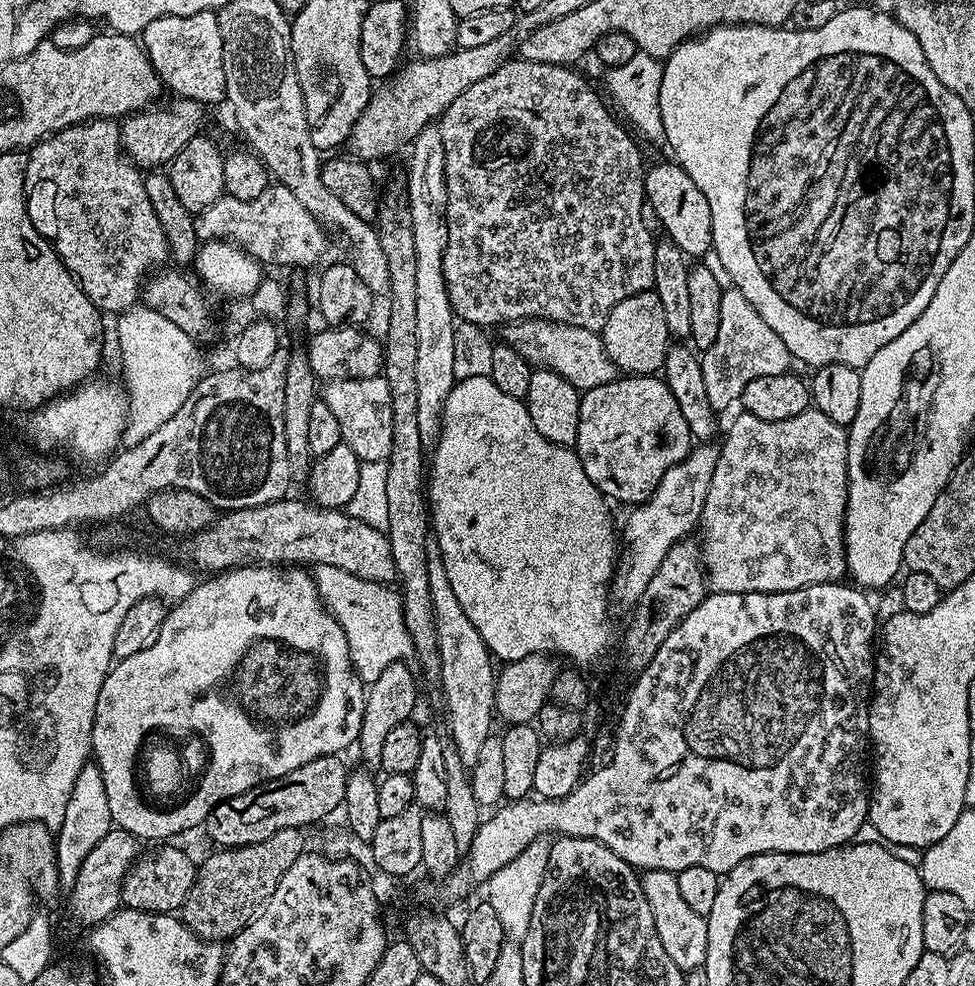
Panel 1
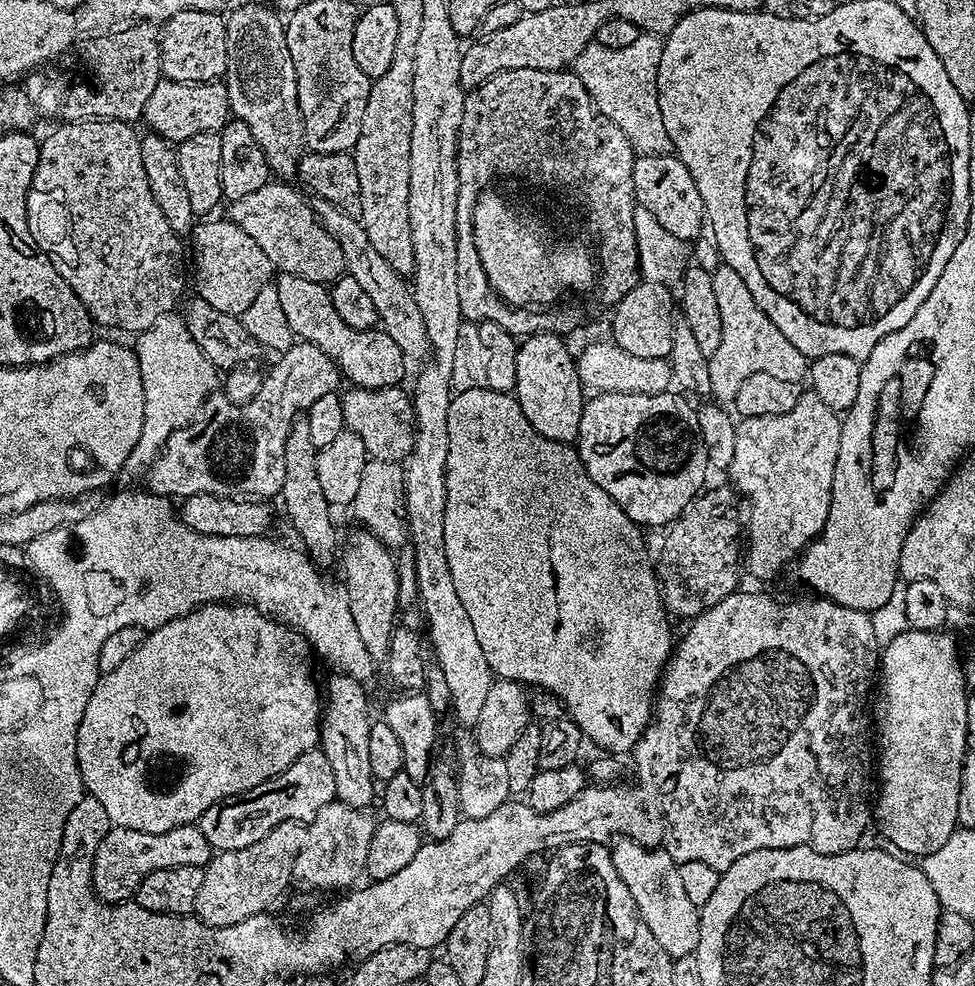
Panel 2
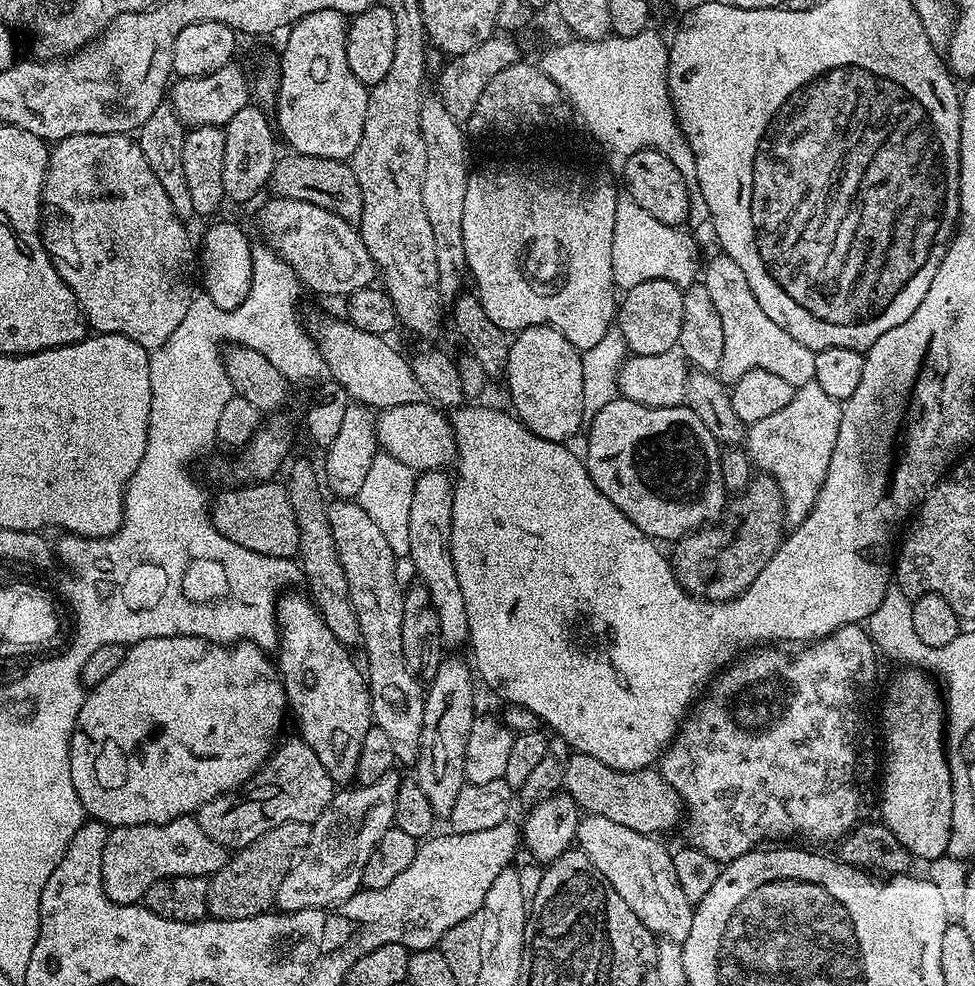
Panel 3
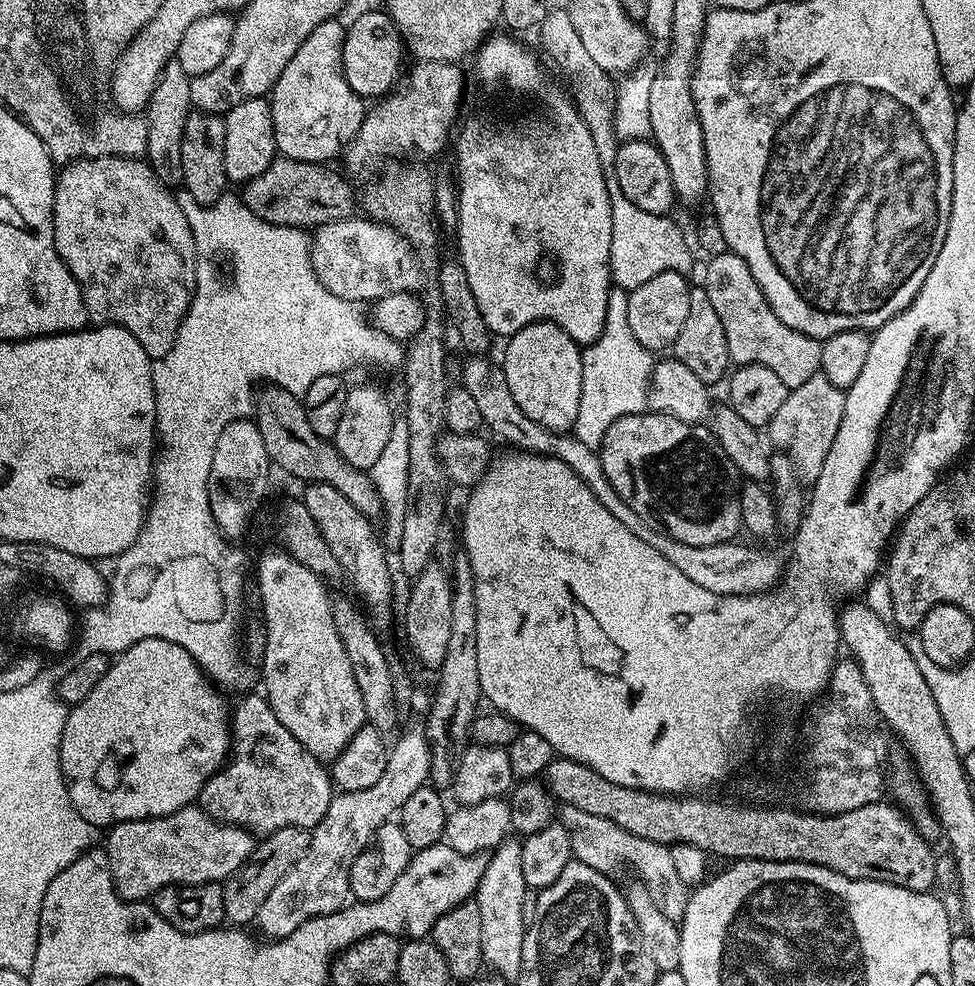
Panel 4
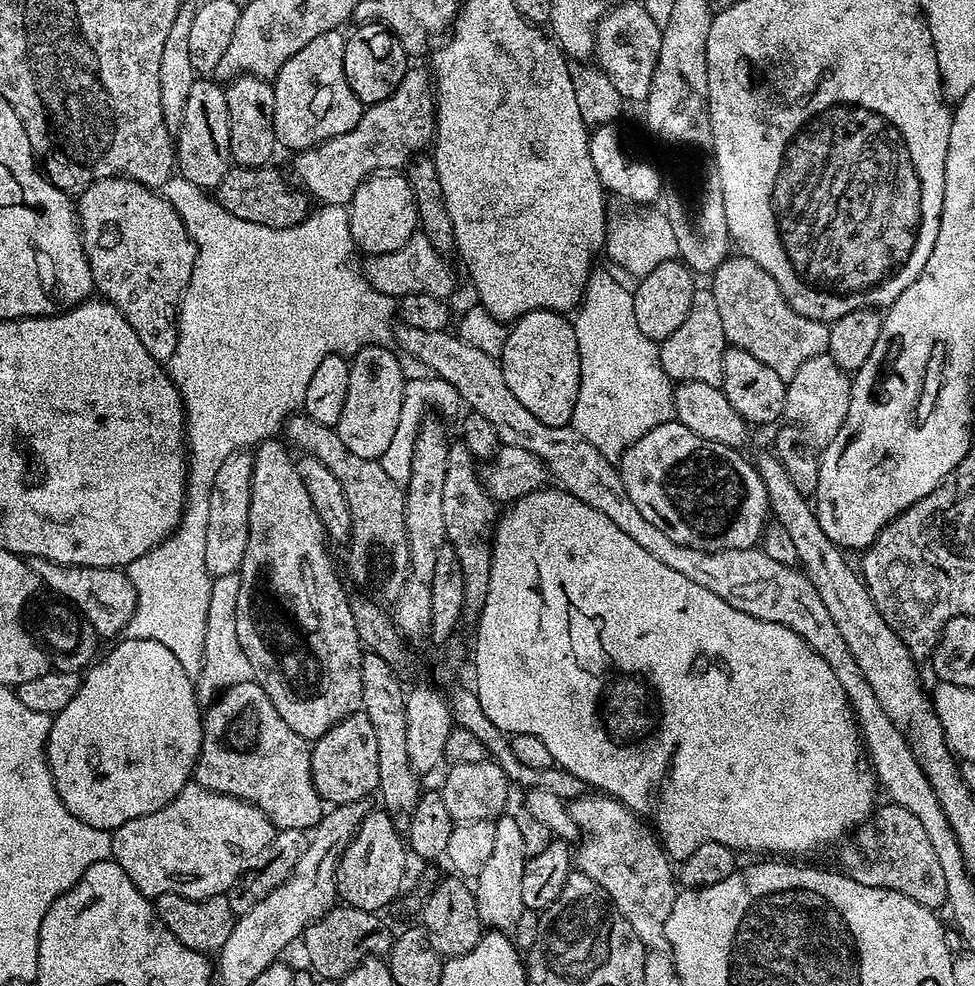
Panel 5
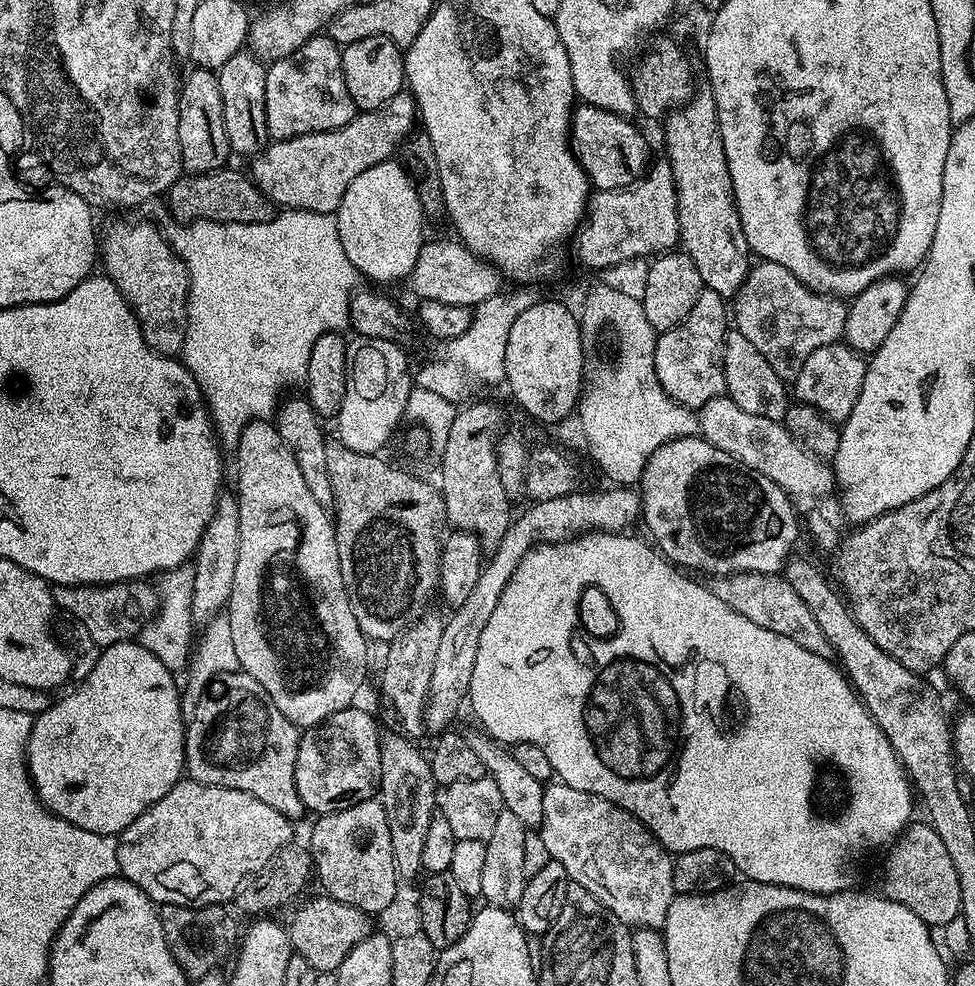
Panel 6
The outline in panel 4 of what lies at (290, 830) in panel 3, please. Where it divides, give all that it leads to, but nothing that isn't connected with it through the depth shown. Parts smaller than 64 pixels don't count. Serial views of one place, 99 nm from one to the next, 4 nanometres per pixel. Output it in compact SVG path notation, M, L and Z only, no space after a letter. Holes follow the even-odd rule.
M283 828L277 832L269 832L263 837L264 840L255 845L252 857L243 864L232 876L223 881L224 886L224 918L236 926L248 926L253 923L262 910L262 902L266 902L270 890L282 882L282 878L294 866L302 854L310 846L310 832L307 828Z

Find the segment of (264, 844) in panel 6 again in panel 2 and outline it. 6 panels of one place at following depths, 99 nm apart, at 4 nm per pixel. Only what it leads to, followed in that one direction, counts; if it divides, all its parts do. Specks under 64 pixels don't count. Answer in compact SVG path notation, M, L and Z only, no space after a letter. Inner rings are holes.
M196 824L178 826L166 834L142 834L142 830L126 830L113 826L102 838L94 854L92 887L106 904L123 904L135 897L138 886L154 870L170 870L174 866L204 868L212 859L214 850Z

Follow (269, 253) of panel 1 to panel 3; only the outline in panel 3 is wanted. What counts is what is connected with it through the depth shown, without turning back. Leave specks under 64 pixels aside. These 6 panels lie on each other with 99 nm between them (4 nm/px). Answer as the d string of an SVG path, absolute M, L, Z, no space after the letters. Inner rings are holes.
M276 196L260 212L260 228L267 243L296 271L301 285L320 296L346 298L354 290L369 287L377 279L378 269L362 242L359 231L338 214L322 210L305 200Z

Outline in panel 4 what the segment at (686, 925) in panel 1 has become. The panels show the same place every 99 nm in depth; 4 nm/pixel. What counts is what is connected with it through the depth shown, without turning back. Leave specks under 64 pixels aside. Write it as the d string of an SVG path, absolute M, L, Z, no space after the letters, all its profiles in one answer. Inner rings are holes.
M563 805L558 812L559 823L567 828L572 843L572 855L575 859L586 862L586 866L594 866L594 870L612 874L627 862L637 872L639 883L654 898L658 910L666 914L666 918L679 922L684 917L690 895L689 885L678 878L678 869L674 867L674 858L669 845L650 842L646 838L638 838L622 826L610 822L610 818L598 818L598 814L586 814L586 810L578 810L578 806Z

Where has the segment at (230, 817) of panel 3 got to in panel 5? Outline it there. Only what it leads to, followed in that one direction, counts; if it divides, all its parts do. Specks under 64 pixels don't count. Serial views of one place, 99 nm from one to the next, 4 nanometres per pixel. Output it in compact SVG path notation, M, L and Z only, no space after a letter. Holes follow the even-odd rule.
M254 679L242 680L239 684L223 689L218 698L207 705L202 716L204 737L200 757L196 760L195 783L204 780L202 787L223 796L233 796L254 805L272 823L273 829L299 828L311 830L322 819L326 805L318 790L314 790L314 778L310 770L312 749L309 741L286 726L274 703L266 696L265 690Z

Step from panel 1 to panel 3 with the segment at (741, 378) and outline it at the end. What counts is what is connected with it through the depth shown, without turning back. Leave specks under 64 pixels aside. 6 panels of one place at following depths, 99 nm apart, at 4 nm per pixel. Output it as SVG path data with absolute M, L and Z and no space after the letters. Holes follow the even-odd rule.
M717 254L712 261L702 268L702 283L706 286L710 298L718 314L722 314L722 334L726 334L726 342L722 349L719 377L725 385L736 383L742 374L750 370L770 370L770 374L778 374L785 382L796 389L803 384L814 381L814 358L816 353L810 351L802 342L790 338L778 322L766 318L762 306L758 306L758 298L754 298L754 290L750 290L750 282L746 282L746 274L738 262L726 255Z

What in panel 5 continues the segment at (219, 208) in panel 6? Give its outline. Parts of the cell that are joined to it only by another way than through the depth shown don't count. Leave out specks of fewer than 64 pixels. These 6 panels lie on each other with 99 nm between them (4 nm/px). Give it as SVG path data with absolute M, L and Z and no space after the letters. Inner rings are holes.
M273 166L262 168L229 168L226 178L214 190L214 198L226 210L234 214L234 218L242 218L246 222L254 222L271 228L293 228L310 215L310 197L307 192L290 183ZM289 184L289 185L288 185ZM292 187L292 188L291 188Z

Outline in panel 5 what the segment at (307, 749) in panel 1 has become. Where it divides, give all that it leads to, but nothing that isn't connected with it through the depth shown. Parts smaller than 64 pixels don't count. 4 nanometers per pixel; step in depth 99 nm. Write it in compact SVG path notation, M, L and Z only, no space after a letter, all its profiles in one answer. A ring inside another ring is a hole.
M131 638L121 639L120 642L121 644L117 648L109 650L108 656L101 655L83 673L78 694L74 694L74 698L67 704L66 710L57 712L52 717L52 725L48 735L48 769L52 771L54 786L62 798L66 810L70 810L70 814L74 814L74 818L86 822L86 826L109 830L115 829L118 824L130 822L134 818L142 818L146 814L169 804L173 795L182 791L193 779L196 760L200 757L200 747L204 737L204 722L201 719L202 705L196 701L193 677L188 676L186 670L182 670L182 662L178 662L178 658L174 658L174 654L170 654L170 650L166 650L166 646L162 646L162 642Z

